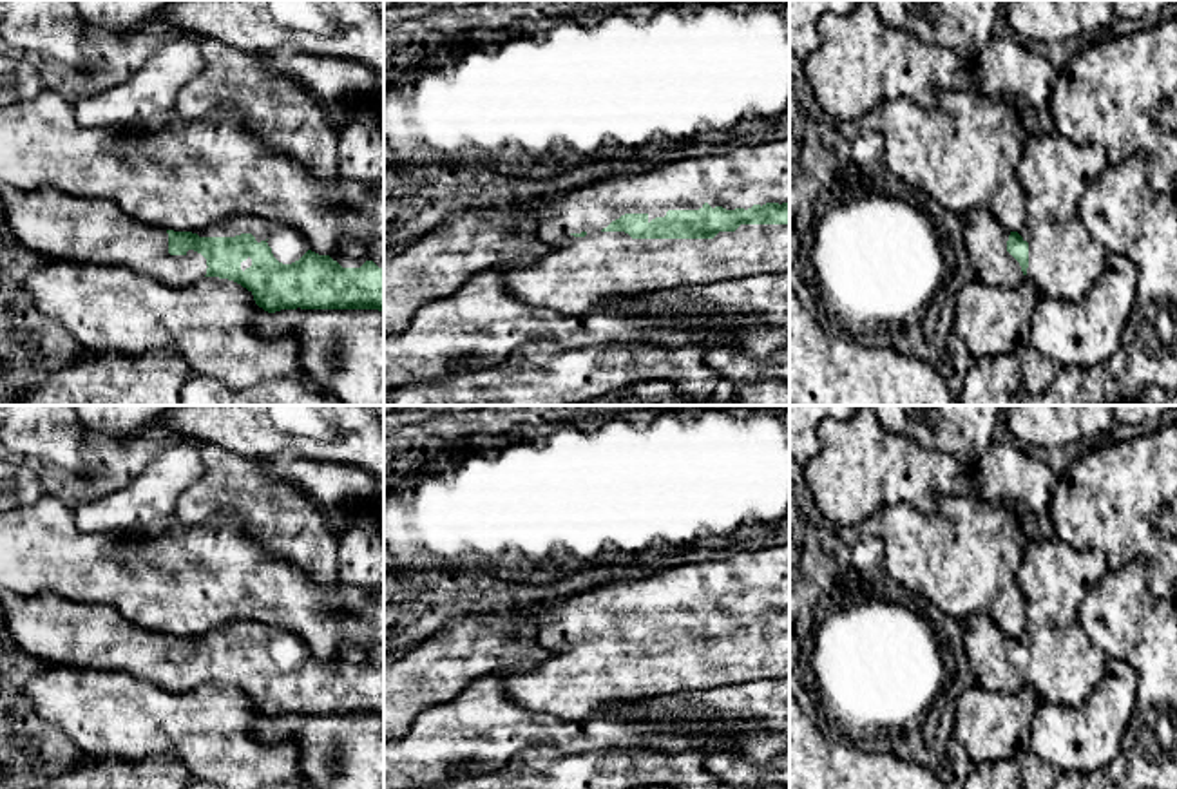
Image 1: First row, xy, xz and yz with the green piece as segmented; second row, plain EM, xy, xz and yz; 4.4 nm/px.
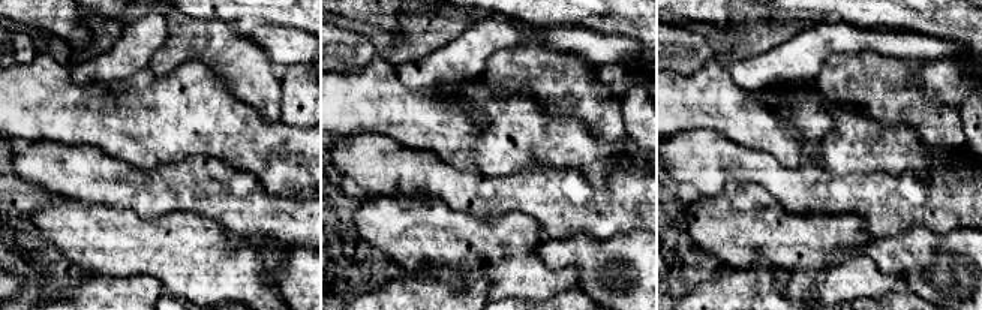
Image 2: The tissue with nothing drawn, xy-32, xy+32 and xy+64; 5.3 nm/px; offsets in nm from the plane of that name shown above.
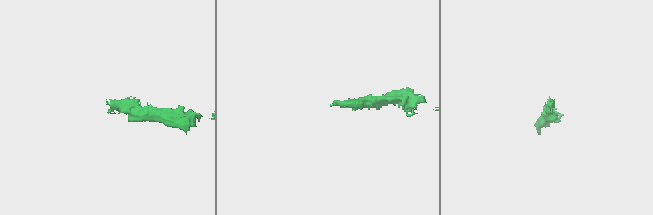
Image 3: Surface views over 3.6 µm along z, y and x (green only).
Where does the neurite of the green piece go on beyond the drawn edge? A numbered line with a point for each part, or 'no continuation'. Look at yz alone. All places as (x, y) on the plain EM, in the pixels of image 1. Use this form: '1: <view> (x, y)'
1: yz (1063, 666)

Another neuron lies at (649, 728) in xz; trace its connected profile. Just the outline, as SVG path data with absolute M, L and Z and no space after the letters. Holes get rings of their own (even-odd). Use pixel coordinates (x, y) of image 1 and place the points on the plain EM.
M527 662L480 677L453 700L420 711L402 738L384 738L384 789L440 785L458 771L498 771L531 746L554 746L569 755L636 746L663 753L730 751L753 762L768 762L789 747L789 679L679 691L585 718L563 718L525 709L509 699L503 679L534 666Z

